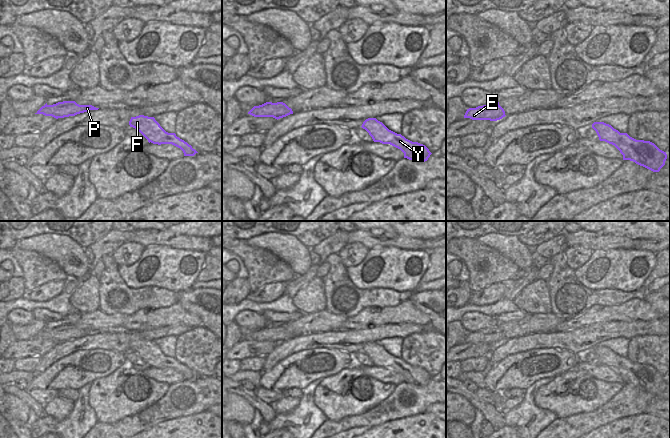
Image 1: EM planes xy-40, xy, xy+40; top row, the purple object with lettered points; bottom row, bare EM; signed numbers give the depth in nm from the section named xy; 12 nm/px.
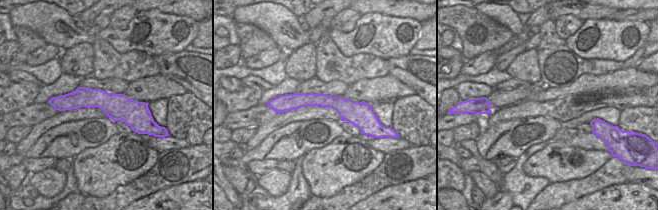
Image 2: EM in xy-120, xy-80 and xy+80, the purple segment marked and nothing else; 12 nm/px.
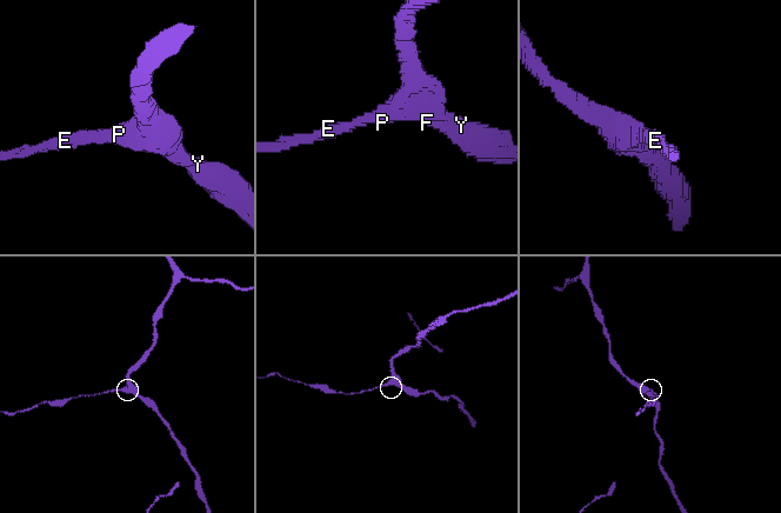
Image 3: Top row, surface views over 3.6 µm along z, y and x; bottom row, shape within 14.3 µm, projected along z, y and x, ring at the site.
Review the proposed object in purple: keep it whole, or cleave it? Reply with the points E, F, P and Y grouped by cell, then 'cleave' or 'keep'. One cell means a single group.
E F P Y; keep

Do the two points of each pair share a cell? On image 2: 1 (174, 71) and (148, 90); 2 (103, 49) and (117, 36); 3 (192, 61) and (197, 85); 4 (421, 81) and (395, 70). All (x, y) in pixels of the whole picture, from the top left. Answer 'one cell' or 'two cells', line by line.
1: two cells
2: two cells
3: one cell
4: one cell

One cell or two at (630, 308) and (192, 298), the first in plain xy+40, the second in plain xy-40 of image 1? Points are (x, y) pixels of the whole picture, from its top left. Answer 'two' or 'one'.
two

